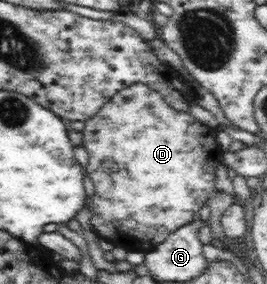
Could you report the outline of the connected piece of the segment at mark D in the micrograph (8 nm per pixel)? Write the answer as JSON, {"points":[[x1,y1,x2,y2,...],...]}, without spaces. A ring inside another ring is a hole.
{"points":[[142,83,115,93,96,115,87,119,81,131,88,155,88,177,96,189,94,216,91,223,96,233,115,246,122,246,128,252,146,249,162,243,168,235,200,218,200,210,210,197,216,185,216,169,222,162,222,149,216,141,217,129,210,128,194,118,190,112,178,111,170,107,157,91],[112,159,118,163,116,173,104,173,100,163]]}

